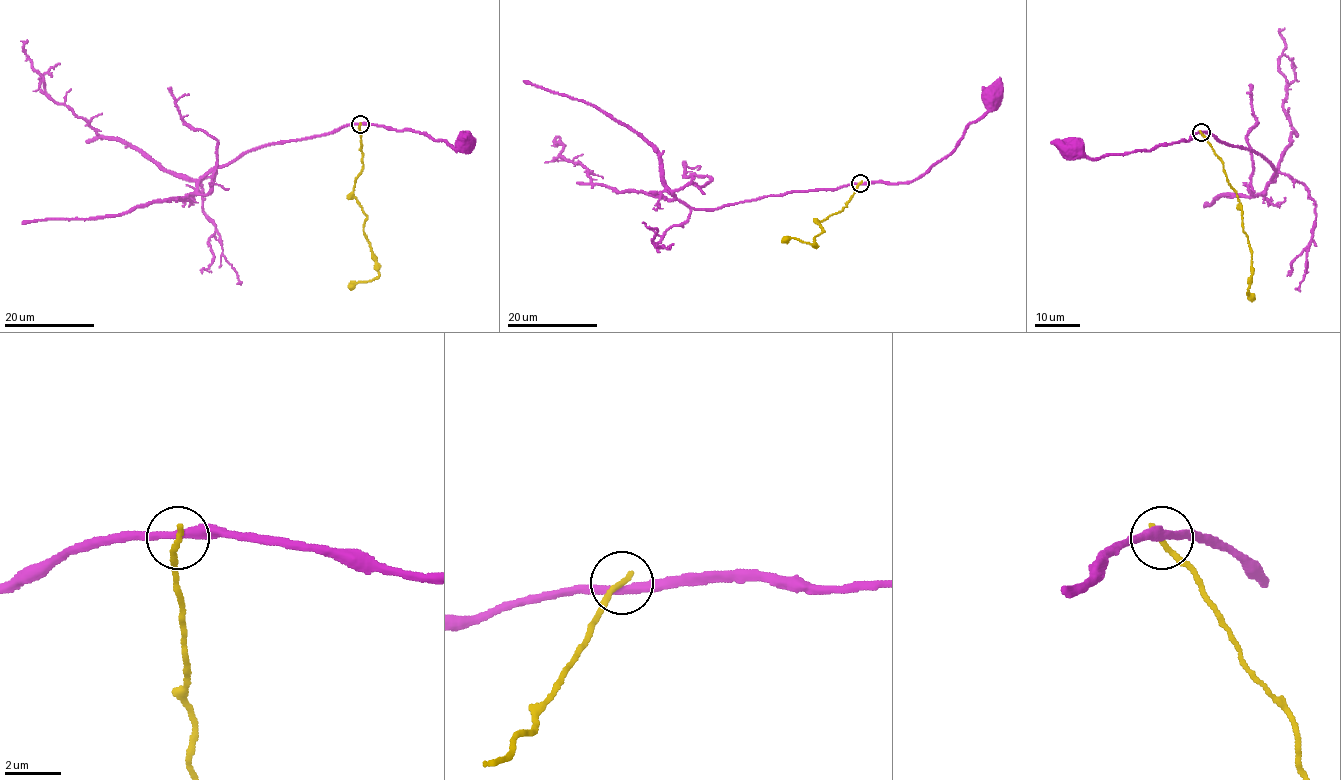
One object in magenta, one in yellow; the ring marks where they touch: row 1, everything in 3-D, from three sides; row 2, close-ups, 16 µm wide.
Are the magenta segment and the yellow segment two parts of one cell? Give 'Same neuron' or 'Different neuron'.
Different neuron

